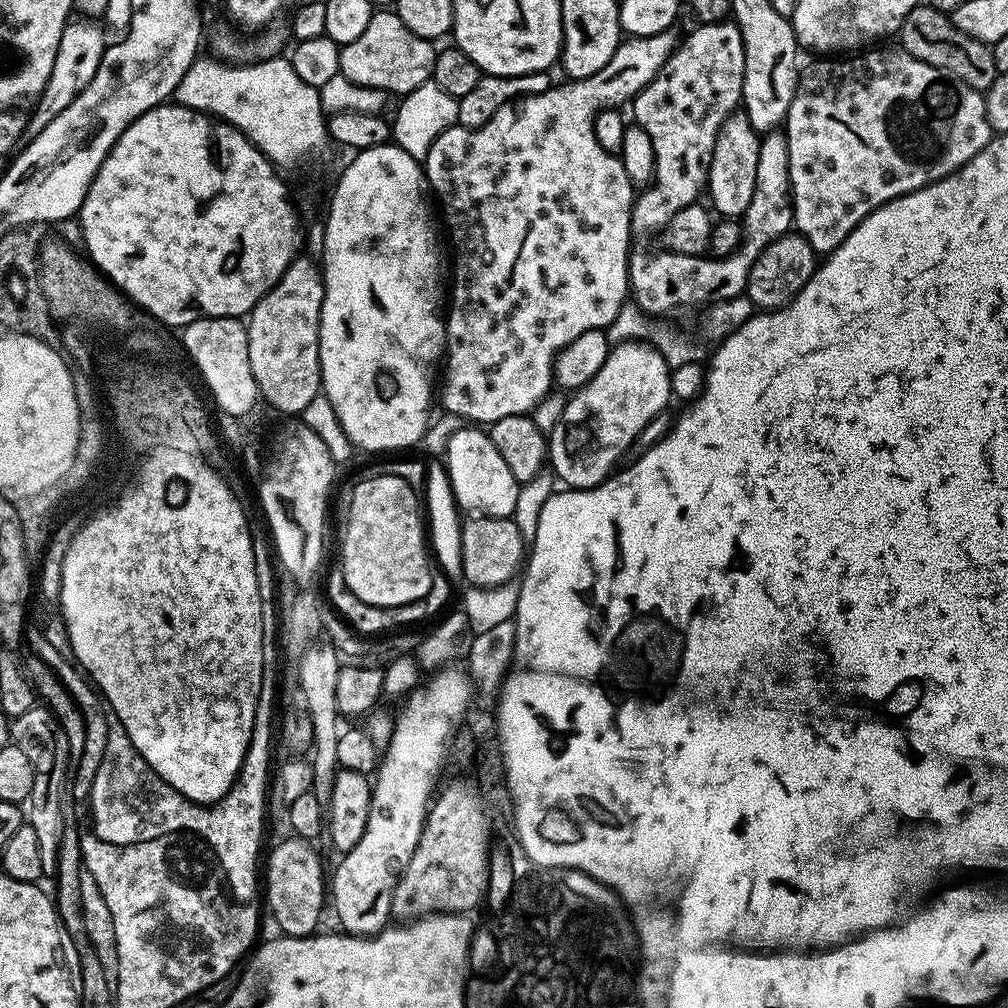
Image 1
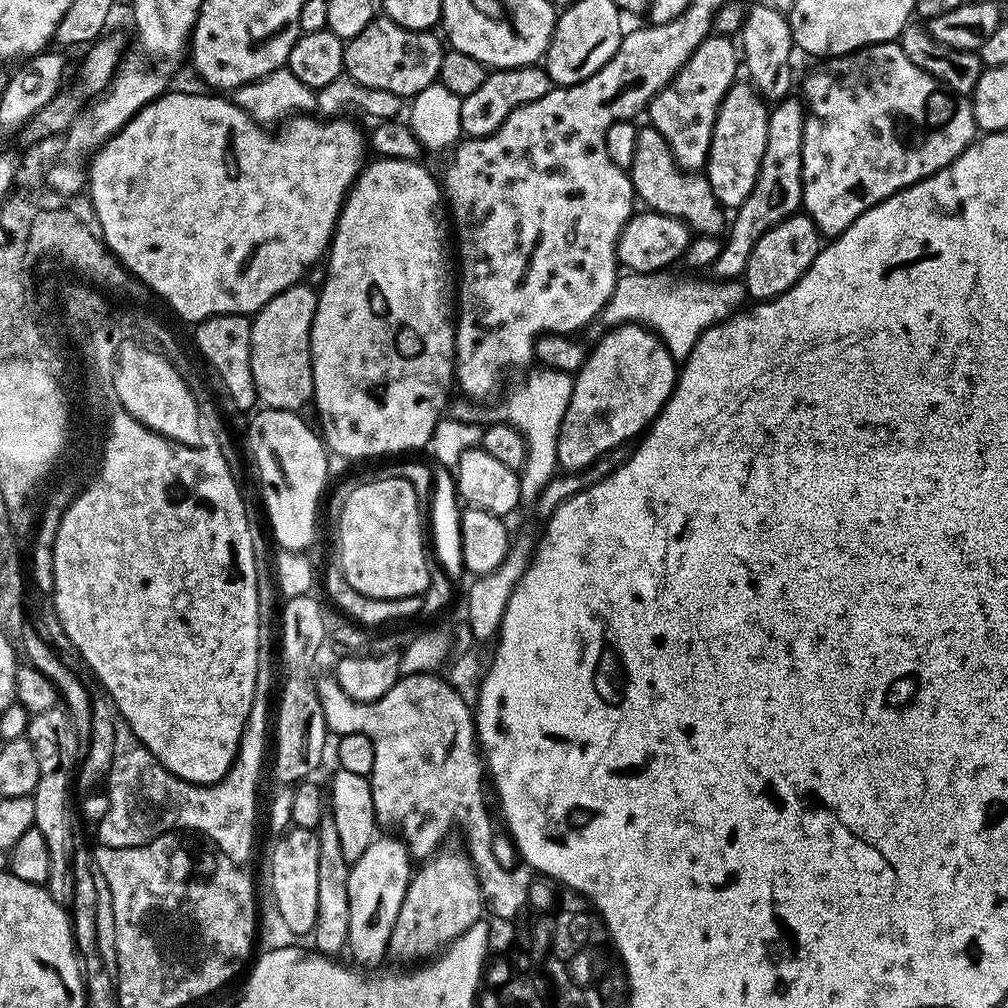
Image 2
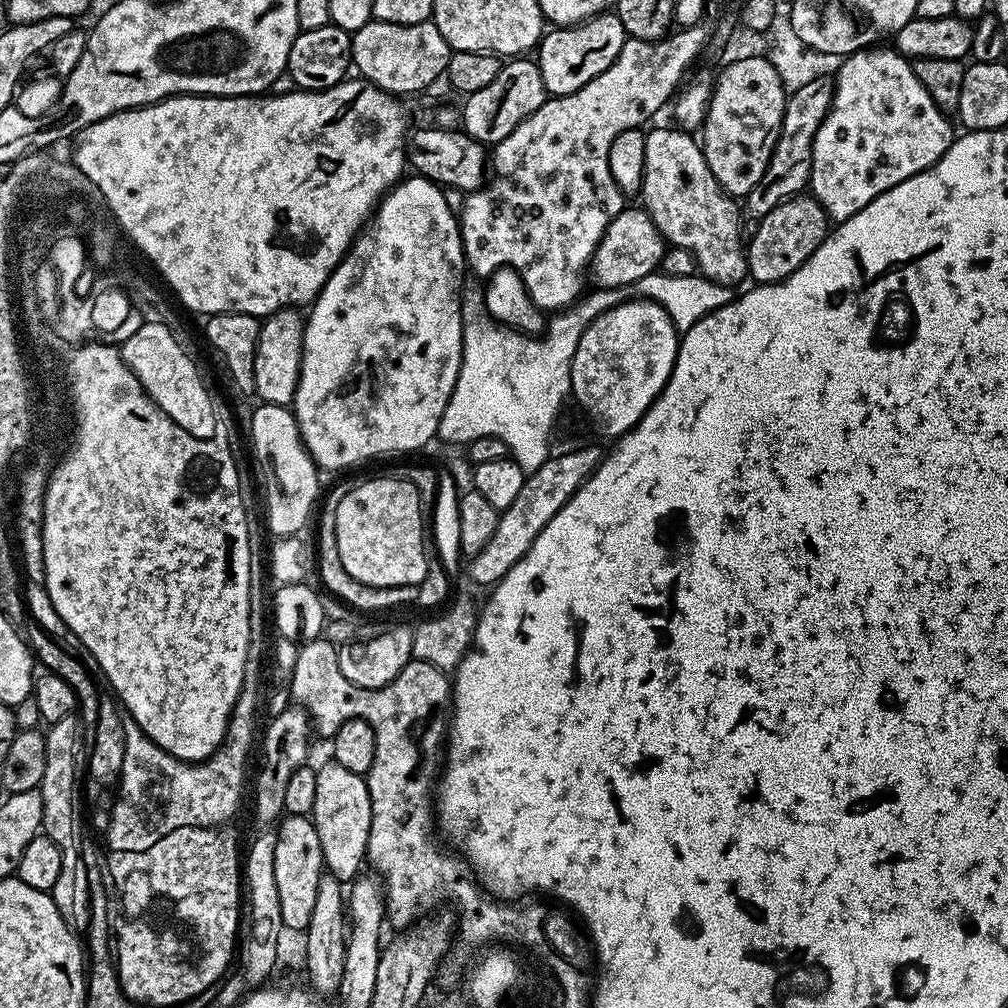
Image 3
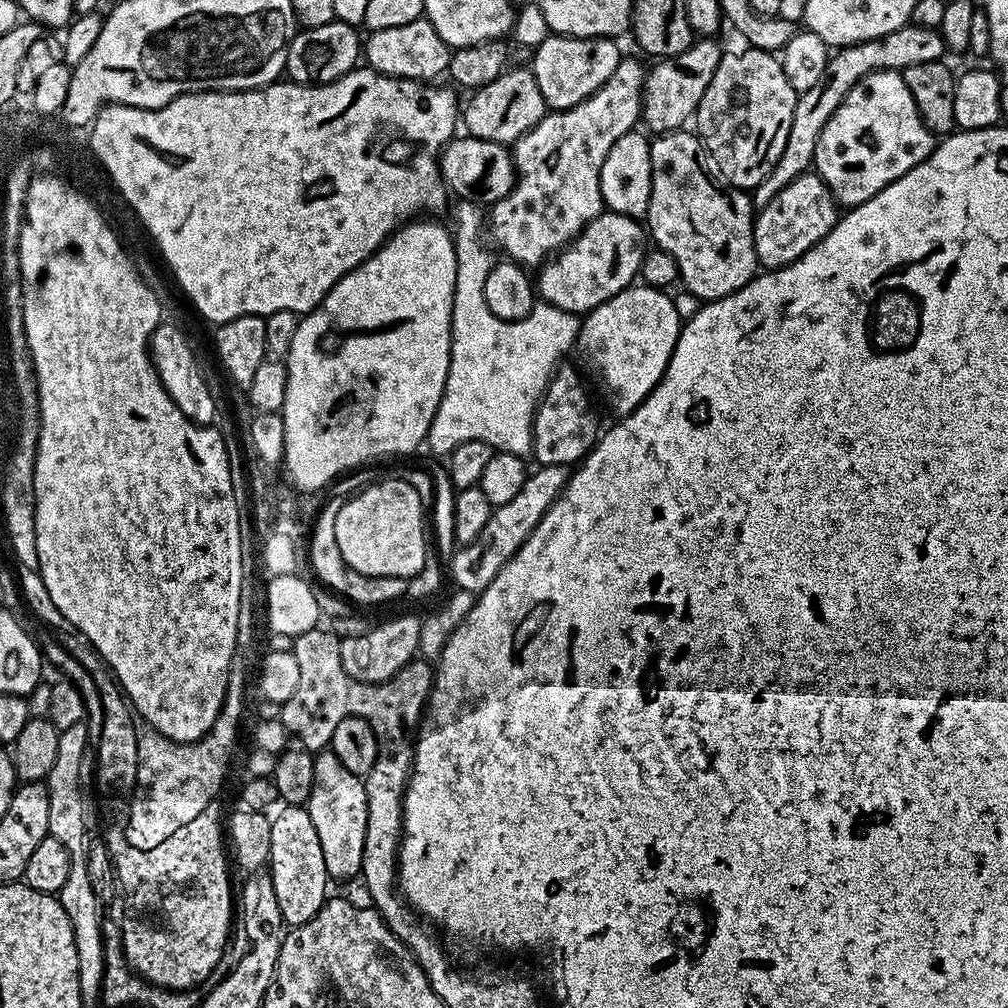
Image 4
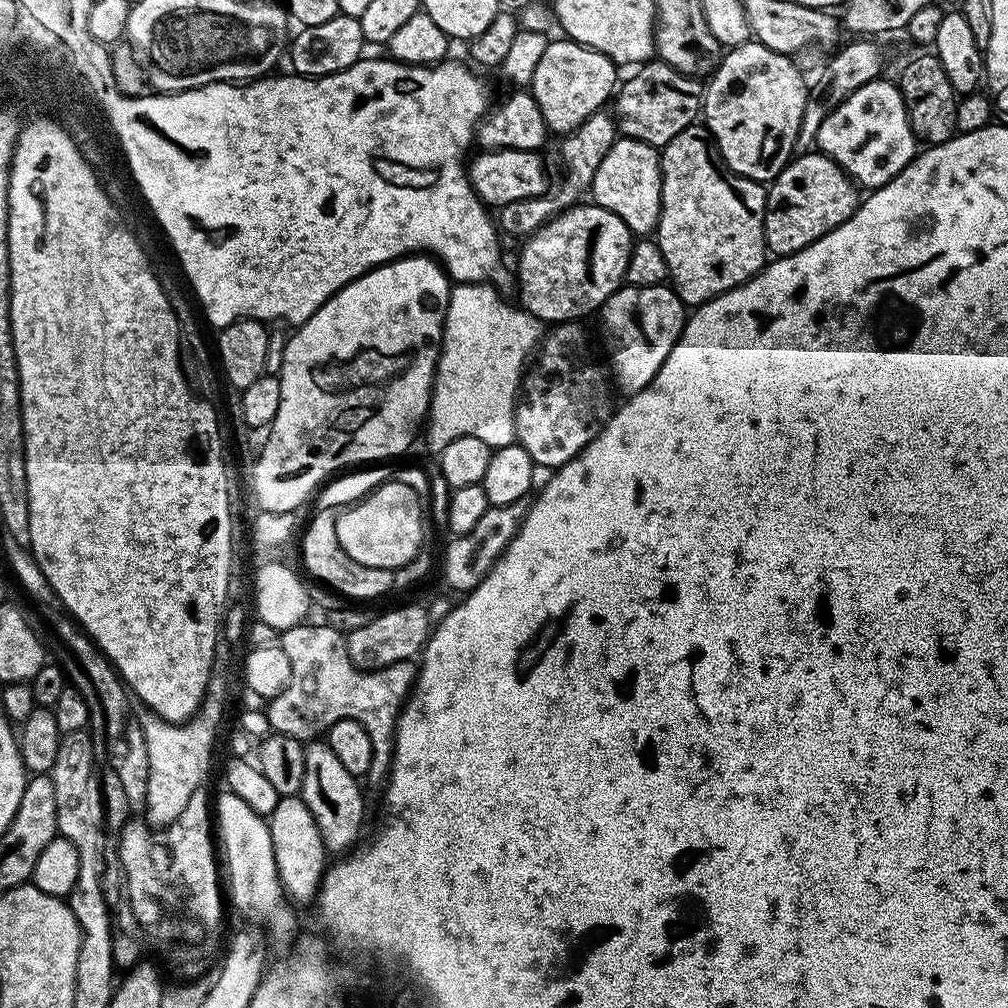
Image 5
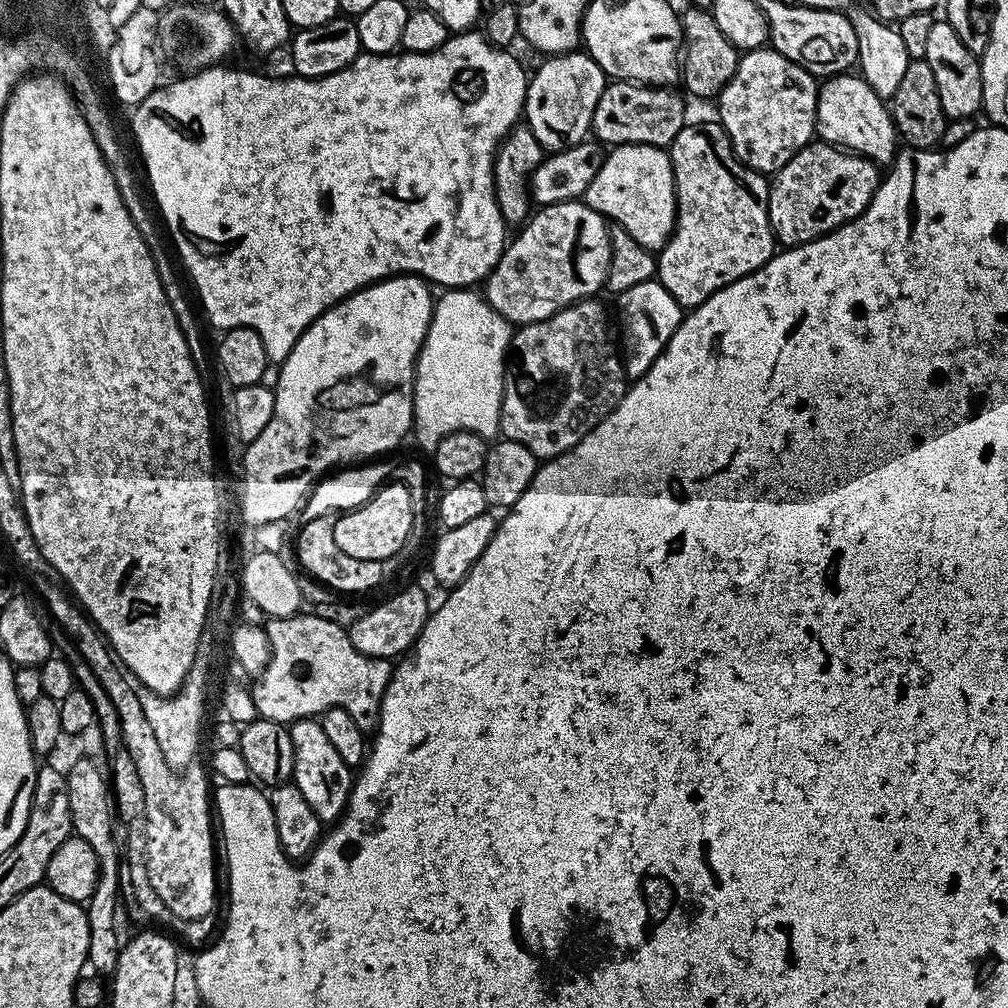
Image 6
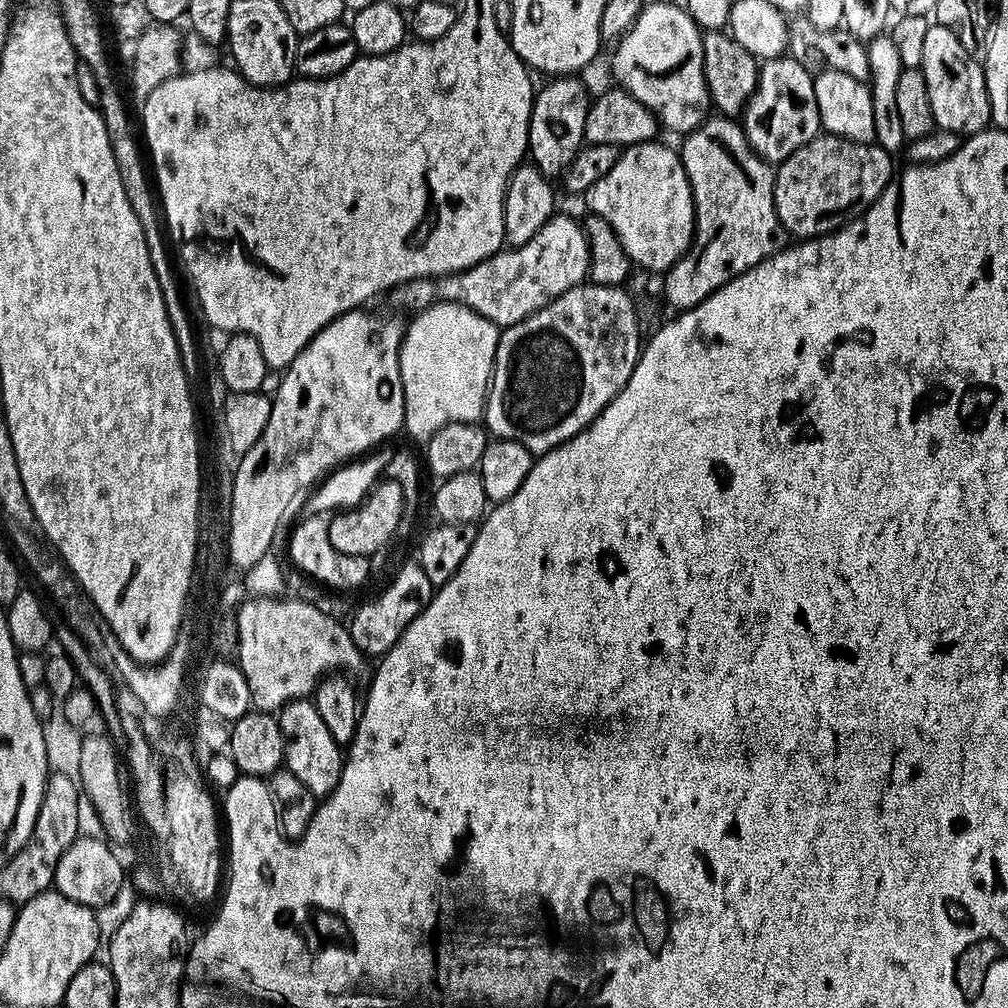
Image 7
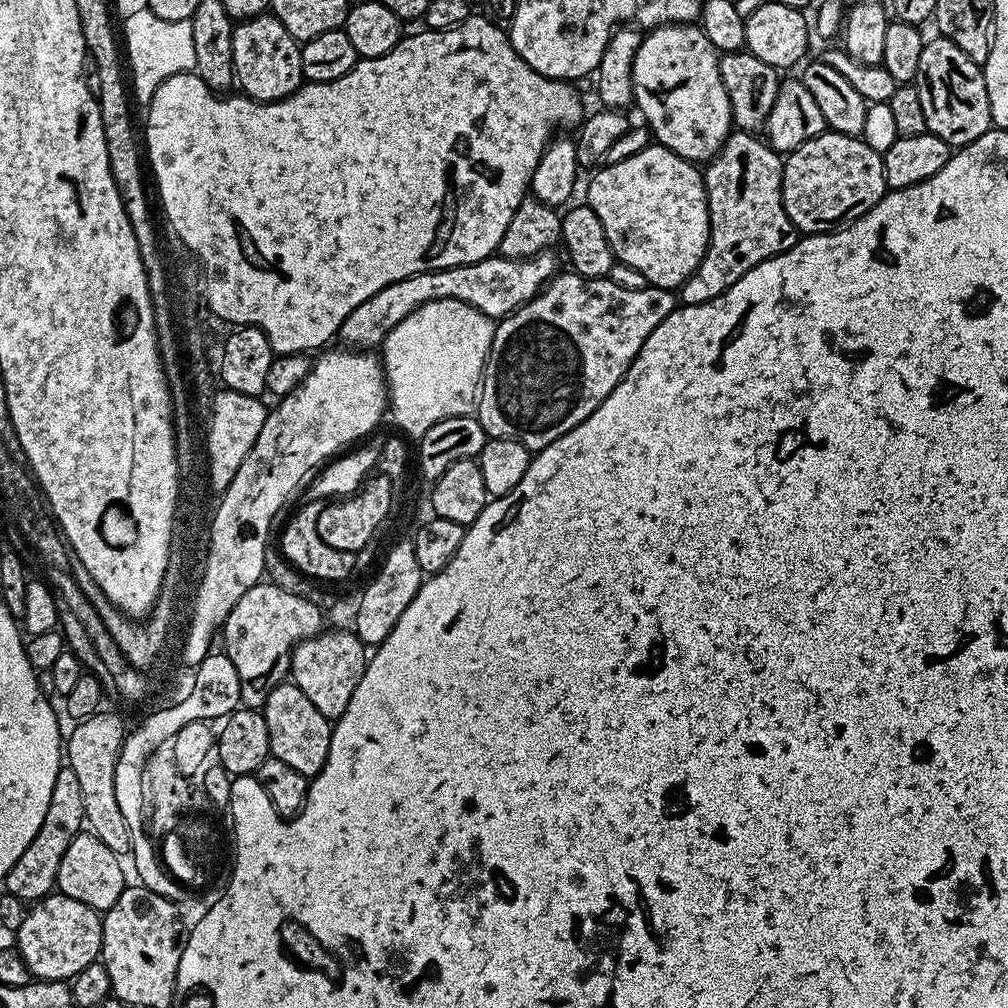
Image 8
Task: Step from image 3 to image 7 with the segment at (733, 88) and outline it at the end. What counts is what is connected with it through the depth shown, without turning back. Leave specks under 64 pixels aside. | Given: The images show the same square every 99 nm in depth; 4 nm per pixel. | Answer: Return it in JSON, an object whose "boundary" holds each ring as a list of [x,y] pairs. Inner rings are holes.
{"boundary":[[[791,58],[763,61],[754,94],[742,113],[742,127],[752,149],[773,166],[790,158],[800,147],[821,135],[813,73]]]}

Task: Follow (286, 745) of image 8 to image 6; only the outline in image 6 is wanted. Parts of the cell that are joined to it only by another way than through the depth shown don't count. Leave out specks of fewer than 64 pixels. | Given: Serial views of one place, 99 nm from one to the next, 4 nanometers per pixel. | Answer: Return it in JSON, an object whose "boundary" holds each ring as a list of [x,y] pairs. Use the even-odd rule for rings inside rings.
{"boundary":[[[319,719],[295,720],[288,728],[290,742],[294,742],[294,770],[292,780],[298,790],[302,790],[302,798],[310,802],[314,814],[322,822],[335,822],[344,815],[348,799],[352,793],[354,779],[353,769],[334,750],[330,738],[326,738],[326,730],[322,730]]]}

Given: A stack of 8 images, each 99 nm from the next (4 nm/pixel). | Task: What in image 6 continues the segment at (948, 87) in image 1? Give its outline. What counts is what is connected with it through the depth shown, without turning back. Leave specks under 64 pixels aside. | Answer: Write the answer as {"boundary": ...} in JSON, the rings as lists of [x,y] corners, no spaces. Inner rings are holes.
{"boundary":[[[841,74],[825,79],[819,85],[816,136],[827,144],[864,156],[879,166],[891,165],[898,149],[896,126],[892,123],[889,105],[880,99],[860,74]]]}

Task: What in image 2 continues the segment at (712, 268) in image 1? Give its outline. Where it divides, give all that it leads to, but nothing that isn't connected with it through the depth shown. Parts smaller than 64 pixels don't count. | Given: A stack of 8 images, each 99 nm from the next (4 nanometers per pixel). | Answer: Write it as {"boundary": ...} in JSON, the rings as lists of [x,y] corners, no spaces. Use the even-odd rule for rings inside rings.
{"boundary":[[[785,98],[768,113],[766,130],[766,154],[762,154],[762,166],[754,182],[754,190],[742,206],[735,209],[736,221],[731,221],[726,243],[714,263],[715,275],[720,278],[743,277],[746,262],[750,262],[750,250],[771,227],[799,213],[804,203],[802,194],[802,134],[806,108],[799,99]]]}

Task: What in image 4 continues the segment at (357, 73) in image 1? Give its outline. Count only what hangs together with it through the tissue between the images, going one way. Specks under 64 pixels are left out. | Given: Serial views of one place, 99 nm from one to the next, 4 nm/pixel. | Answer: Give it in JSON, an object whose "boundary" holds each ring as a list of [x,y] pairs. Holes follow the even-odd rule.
{"boundary":[[[421,18],[406,22],[406,26],[393,26],[391,30],[368,32],[362,44],[362,56],[367,67],[376,72],[407,80],[432,82],[435,76],[443,77],[447,73],[452,52],[432,23],[427,18]]]}

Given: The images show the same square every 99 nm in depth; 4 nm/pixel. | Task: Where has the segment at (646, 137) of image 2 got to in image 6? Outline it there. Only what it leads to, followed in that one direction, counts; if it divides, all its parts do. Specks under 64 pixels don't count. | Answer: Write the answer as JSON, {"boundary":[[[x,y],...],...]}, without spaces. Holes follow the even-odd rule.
{"boundary":[[[719,122],[712,124],[685,123],[684,129],[670,146],[674,182],[676,183],[676,226],[672,237],[659,249],[656,276],[681,309],[697,308],[718,290],[746,274],[758,271],[772,259],[778,243],[772,235],[768,217],[769,177],[747,168],[734,154],[730,138]]]}

